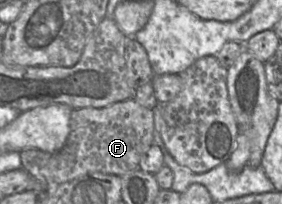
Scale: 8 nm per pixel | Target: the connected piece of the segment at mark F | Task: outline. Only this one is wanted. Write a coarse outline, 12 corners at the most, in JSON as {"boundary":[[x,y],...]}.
{"boundary":[[134,98],[73,109],[54,153],[20,152],[50,187],[123,176],[154,144],[153,110]]}

